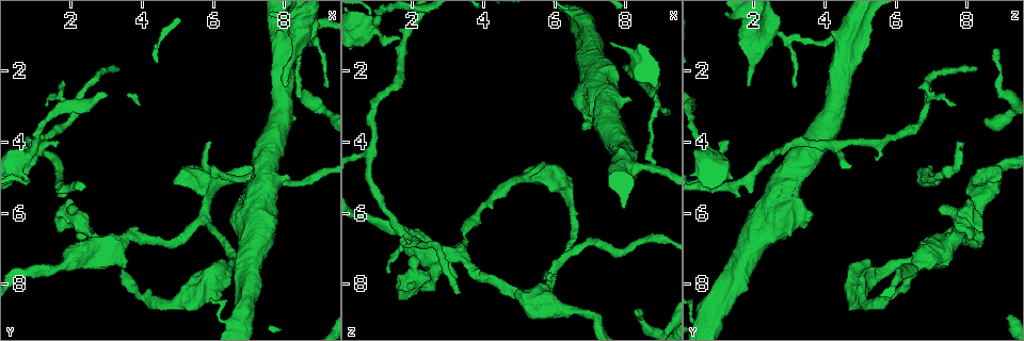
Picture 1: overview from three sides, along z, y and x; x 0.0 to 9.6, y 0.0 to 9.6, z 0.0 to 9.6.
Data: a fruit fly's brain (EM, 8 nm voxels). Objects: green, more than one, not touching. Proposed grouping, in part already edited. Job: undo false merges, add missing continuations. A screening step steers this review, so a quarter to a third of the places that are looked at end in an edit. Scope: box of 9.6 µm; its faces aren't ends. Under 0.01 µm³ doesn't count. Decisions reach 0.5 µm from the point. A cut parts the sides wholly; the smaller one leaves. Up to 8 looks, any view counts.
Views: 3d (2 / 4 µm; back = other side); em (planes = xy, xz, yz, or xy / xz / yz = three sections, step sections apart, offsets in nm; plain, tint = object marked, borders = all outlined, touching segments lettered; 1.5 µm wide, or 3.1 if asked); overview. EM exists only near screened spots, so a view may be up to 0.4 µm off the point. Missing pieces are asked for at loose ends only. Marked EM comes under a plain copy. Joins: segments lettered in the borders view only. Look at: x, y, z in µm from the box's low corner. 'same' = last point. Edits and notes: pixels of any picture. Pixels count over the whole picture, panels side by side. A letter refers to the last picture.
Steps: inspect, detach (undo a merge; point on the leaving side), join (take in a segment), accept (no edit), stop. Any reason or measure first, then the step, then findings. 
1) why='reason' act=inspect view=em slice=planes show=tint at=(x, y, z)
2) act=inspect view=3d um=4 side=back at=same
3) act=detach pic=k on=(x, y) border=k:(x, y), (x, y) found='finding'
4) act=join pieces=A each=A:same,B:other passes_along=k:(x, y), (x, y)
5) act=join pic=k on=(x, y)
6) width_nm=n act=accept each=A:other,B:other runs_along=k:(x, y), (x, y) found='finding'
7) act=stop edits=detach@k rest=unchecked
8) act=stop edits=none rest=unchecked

why='an open end' act=inspect view=3d um=2 at=(5.05, 4.85, 8.60)

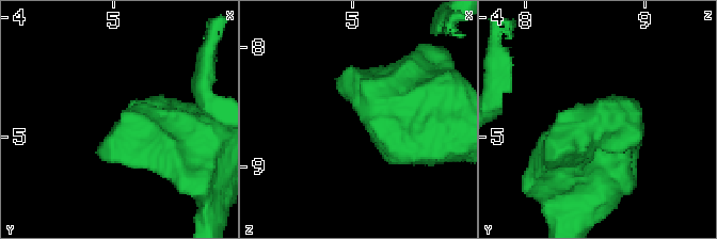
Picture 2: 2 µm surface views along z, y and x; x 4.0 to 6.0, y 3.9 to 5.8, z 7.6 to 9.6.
act=inspect view=em slice=yz step=8 show=tint at=(5.06, 4.82, 8.62)

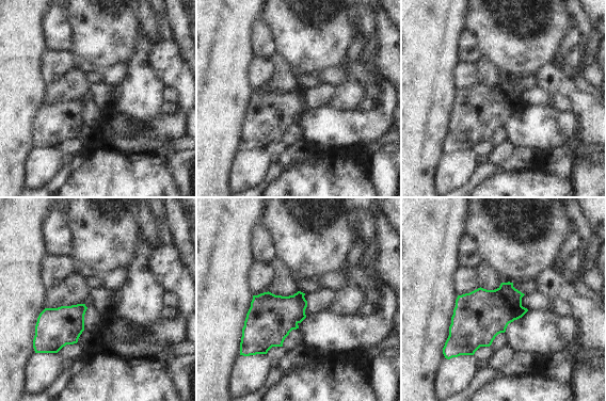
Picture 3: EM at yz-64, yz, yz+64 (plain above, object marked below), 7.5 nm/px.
act=inspect view=em slice=planes show=borders at=same

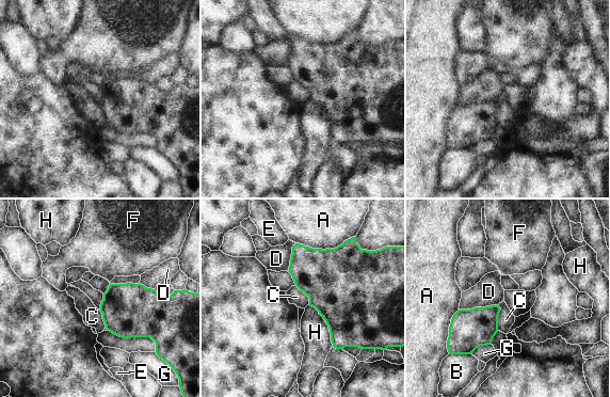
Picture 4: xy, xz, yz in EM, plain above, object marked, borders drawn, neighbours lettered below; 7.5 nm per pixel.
act=accept each=A:other,B:other,C:other,D:other,E:other,F:other,G:other,H:other border=4:(498, 304), (500, 310), (497, 330) found='no lettered segment goes on from it'

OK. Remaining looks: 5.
why='branch stops here' act=inspect view=3d um=4 at=(8.25, 1.40, 8.65)

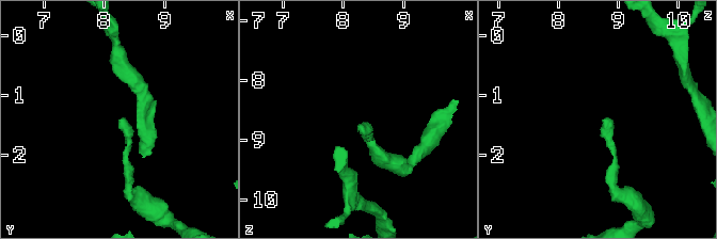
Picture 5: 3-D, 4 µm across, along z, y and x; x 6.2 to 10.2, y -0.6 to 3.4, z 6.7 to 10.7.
act=inspect view=em slice=xy step=4 show=borders at=(8.25, 1.40, 8.70)

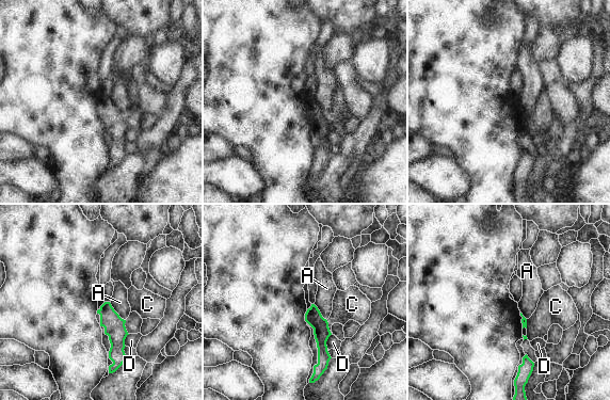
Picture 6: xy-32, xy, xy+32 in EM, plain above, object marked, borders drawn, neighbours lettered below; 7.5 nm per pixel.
act=inspect view=em slice=planes show=borders at=same

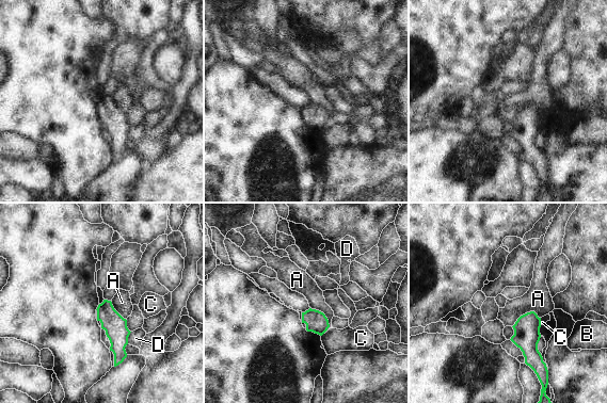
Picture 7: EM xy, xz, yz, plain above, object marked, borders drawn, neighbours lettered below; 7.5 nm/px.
width_nm=150 act=accept each=A:other,B:other,C:other,D:other found='no lettered segment goes on from it'

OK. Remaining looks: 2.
act=inspect view=em slice=planes show=borders at=(1.60, 4.00, 1.00)

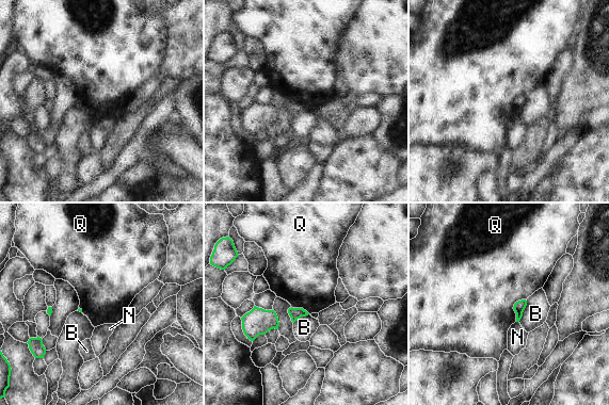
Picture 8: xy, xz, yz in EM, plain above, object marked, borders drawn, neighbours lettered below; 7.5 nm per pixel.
longest_contact=Q:190nm act=accept each=B:other,N:other,Q:other border=8:(525, 298), (514, 304), (515, 321) found='none of them fits'

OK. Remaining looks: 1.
act=stop edits=none rest=unchecked

